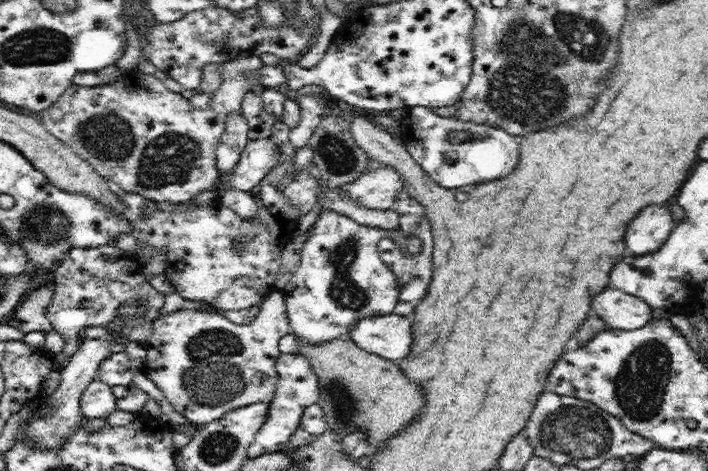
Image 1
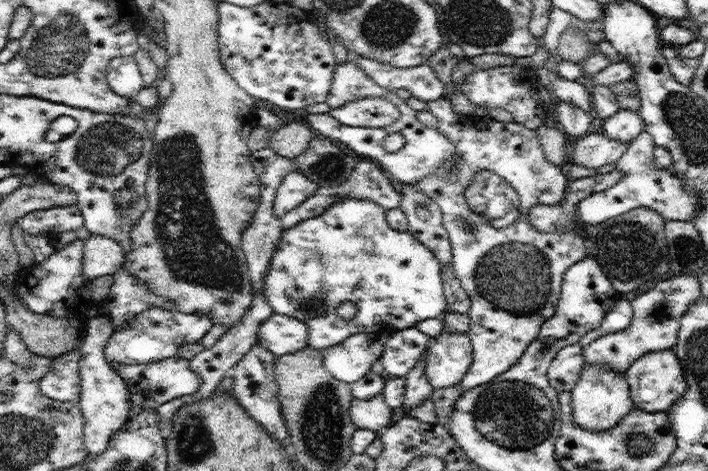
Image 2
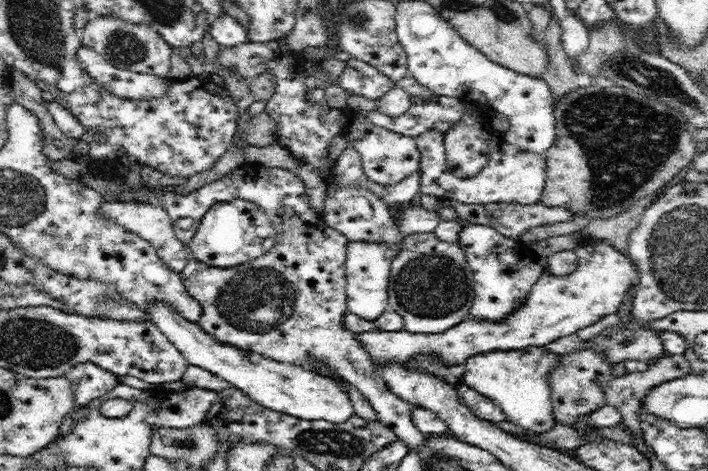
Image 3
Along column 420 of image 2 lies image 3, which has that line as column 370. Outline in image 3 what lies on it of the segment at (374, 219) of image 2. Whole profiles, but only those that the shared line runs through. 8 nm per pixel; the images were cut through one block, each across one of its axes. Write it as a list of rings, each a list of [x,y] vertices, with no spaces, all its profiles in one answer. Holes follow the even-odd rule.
[[[348,241],[346,244],[345,277],[347,278],[347,310],[367,321],[375,321],[388,310],[387,288],[392,262],[400,254],[402,243],[381,244],[381,242]]]

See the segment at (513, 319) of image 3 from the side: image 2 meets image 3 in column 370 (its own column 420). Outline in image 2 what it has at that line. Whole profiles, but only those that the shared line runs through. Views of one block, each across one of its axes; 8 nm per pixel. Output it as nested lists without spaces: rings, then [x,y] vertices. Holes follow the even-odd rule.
[[[410,327],[395,331],[384,345],[382,361],[384,370],[390,376],[405,378],[427,352],[427,344],[431,336],[424,334],[419,328]]]

